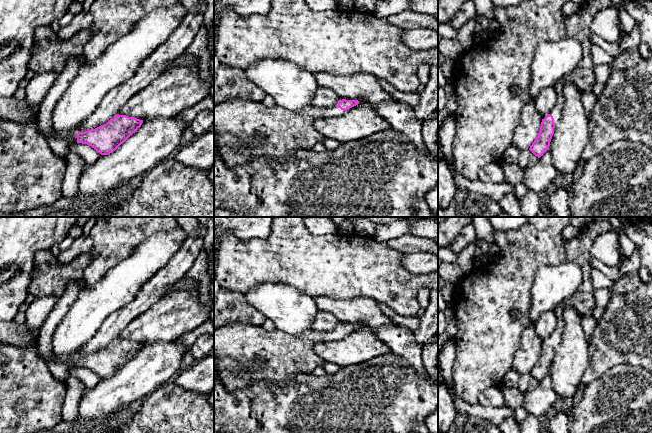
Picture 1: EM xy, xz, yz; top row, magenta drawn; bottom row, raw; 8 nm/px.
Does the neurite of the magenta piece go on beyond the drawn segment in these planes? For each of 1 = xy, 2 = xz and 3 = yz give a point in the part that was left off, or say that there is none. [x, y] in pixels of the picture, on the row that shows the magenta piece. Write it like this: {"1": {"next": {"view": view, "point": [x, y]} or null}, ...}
{"1": {"next": {"view": "xy", "point": [71, 135]}}, "2": {"next": {"view": "xz", "point": [245, 129]}}, "3": {"next": {"view": "yz", "point": [577, 24]}}}

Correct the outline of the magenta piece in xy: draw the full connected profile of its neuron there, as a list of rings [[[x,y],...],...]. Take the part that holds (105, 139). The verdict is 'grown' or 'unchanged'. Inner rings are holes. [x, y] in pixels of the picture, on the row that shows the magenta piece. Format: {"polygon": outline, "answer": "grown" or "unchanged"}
{"polygon": [[[118,113],[106,124],[95,129],[80,131],[80,126],[56,134],[68,142],[87,144],[101,155],[113,153],[142,125],[143,120]]], "answer": "grown"}

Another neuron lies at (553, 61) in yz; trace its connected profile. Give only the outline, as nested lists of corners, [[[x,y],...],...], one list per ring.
[[[569,35],[553,42],[540,42],[534,53],[534,59],[531,64],[531,100],[534,101],[543,88],[554,87],[559,80],[570,75],[580,63],[582,54],[583,49],[581,43]]]

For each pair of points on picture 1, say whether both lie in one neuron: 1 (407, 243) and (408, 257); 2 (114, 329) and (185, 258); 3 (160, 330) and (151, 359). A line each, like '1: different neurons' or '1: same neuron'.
1: different neurons
2: same neuron
3: different neurons

